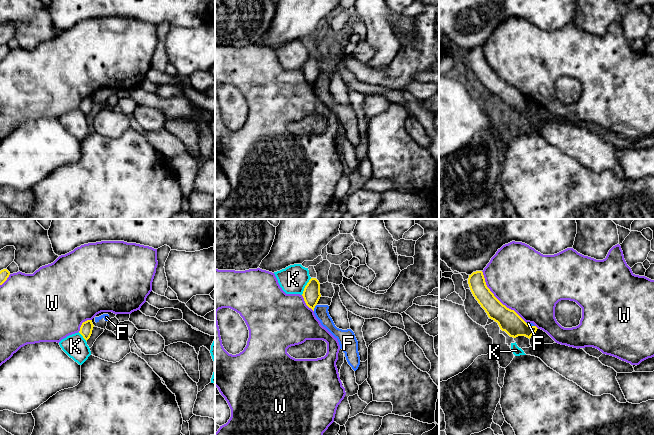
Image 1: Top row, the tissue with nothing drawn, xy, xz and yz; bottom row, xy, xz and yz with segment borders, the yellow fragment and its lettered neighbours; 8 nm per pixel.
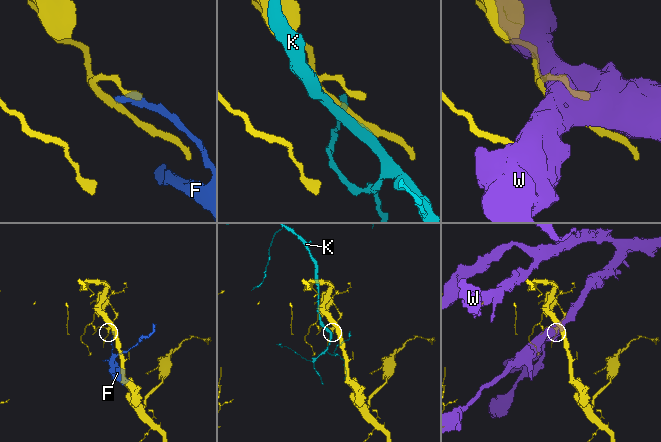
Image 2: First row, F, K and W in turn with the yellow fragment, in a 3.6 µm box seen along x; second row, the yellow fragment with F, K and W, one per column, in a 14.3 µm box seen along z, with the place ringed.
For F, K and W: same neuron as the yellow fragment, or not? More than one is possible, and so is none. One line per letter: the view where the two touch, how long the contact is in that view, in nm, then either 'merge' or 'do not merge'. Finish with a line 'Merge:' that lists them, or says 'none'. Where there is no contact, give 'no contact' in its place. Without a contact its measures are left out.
F: xz | 60 nm | do not merge
K: xz | 160 nm | do not merge
W: yz | 550 nm | do not merge
Merge: none

